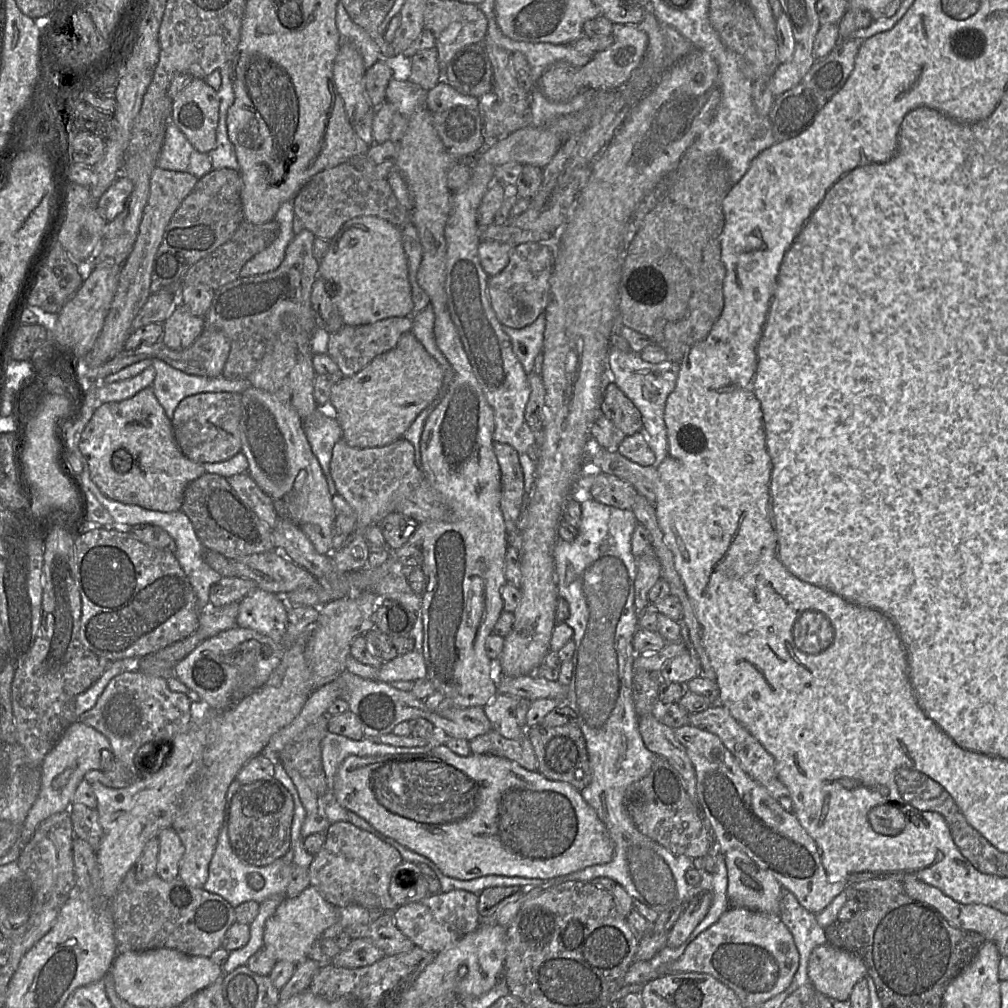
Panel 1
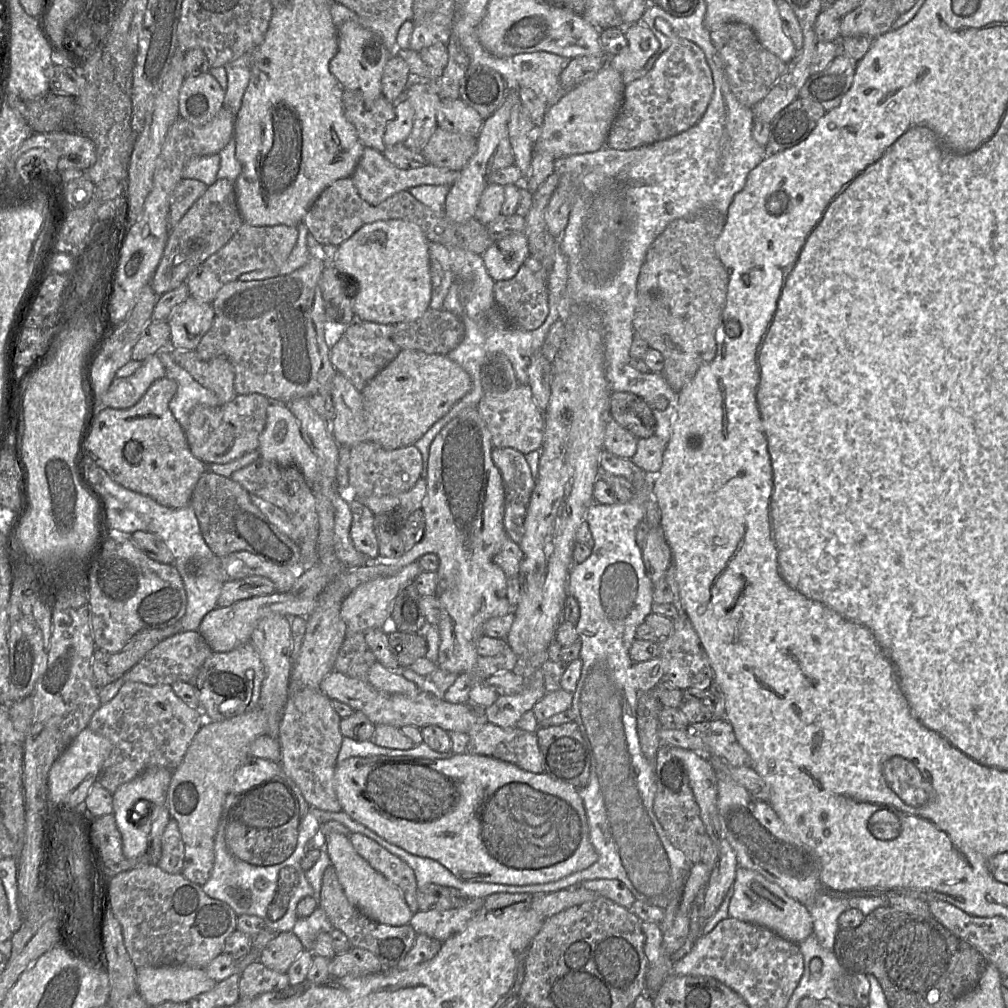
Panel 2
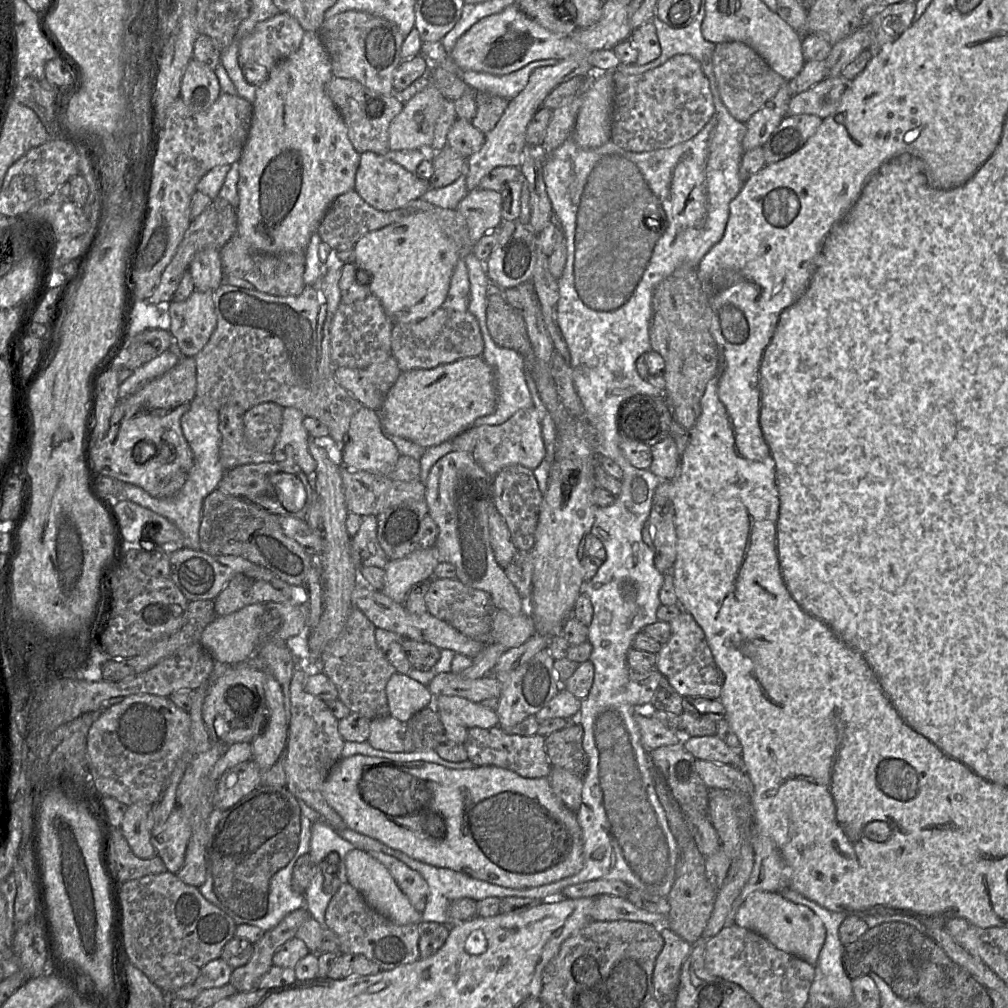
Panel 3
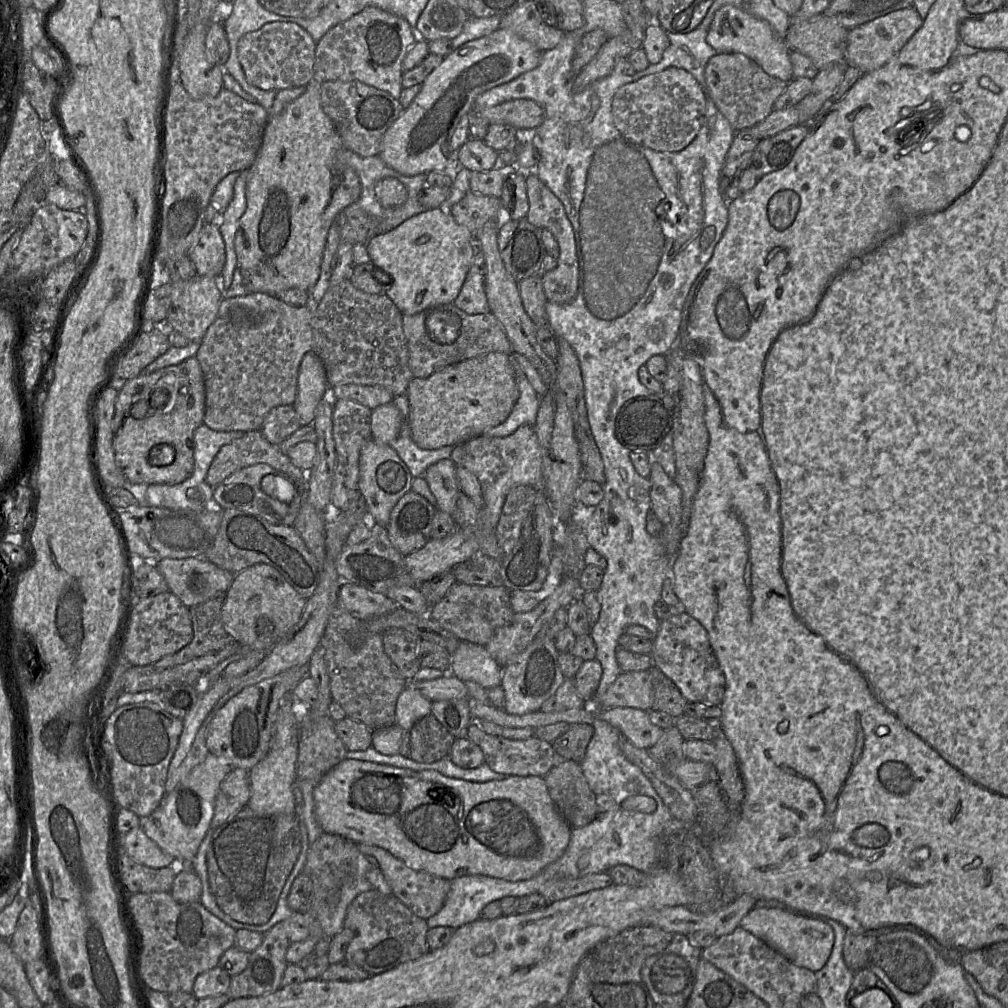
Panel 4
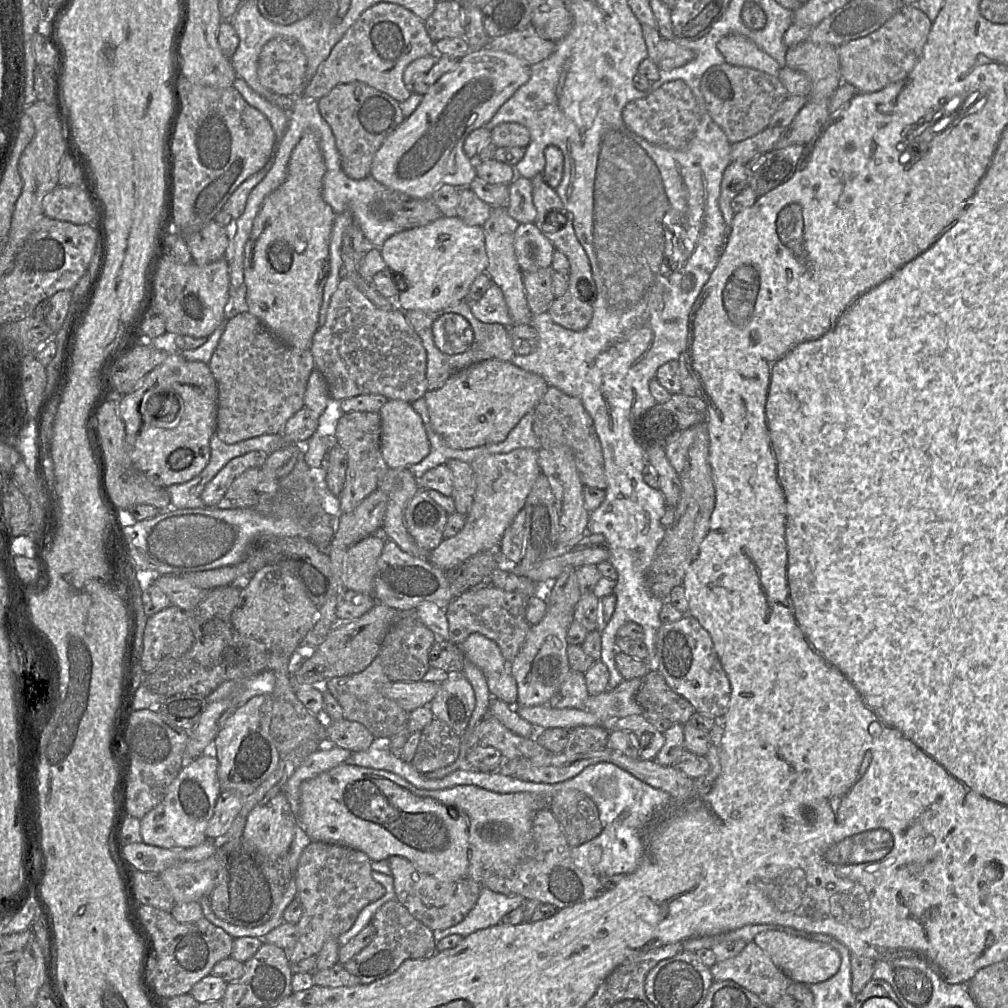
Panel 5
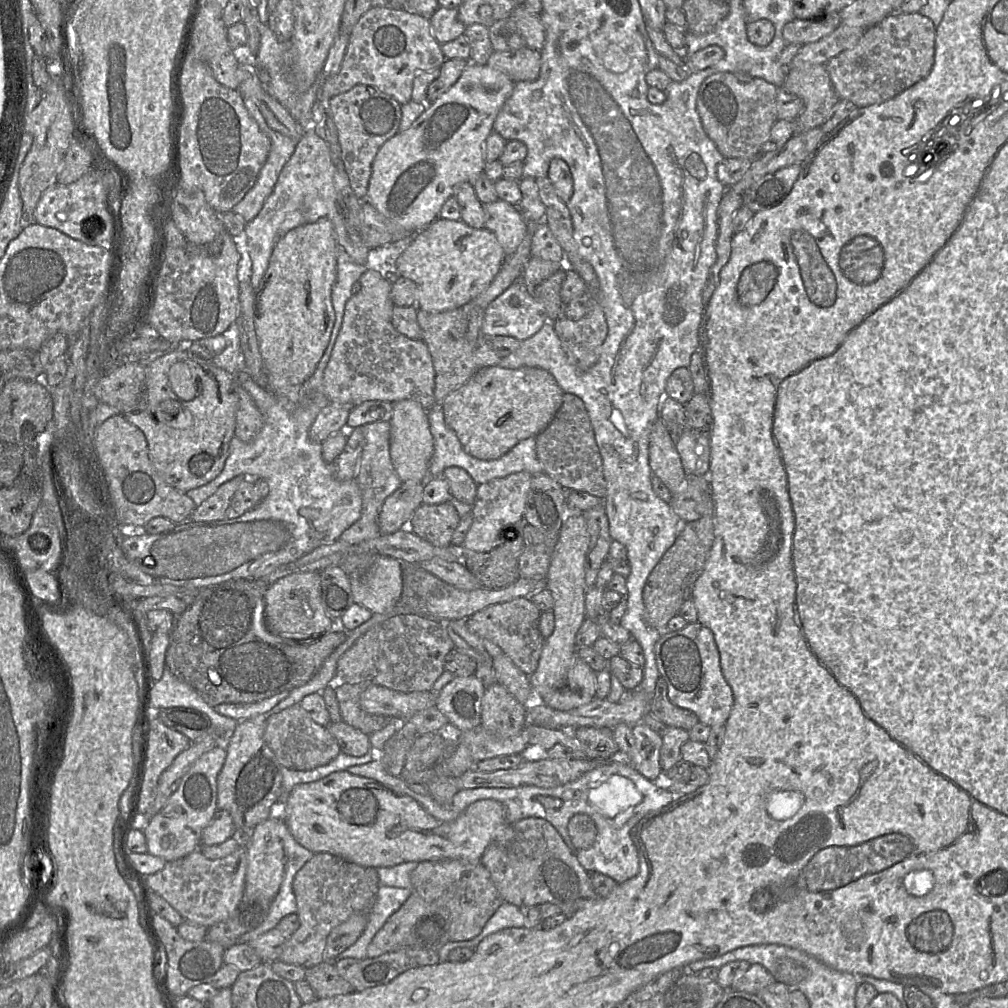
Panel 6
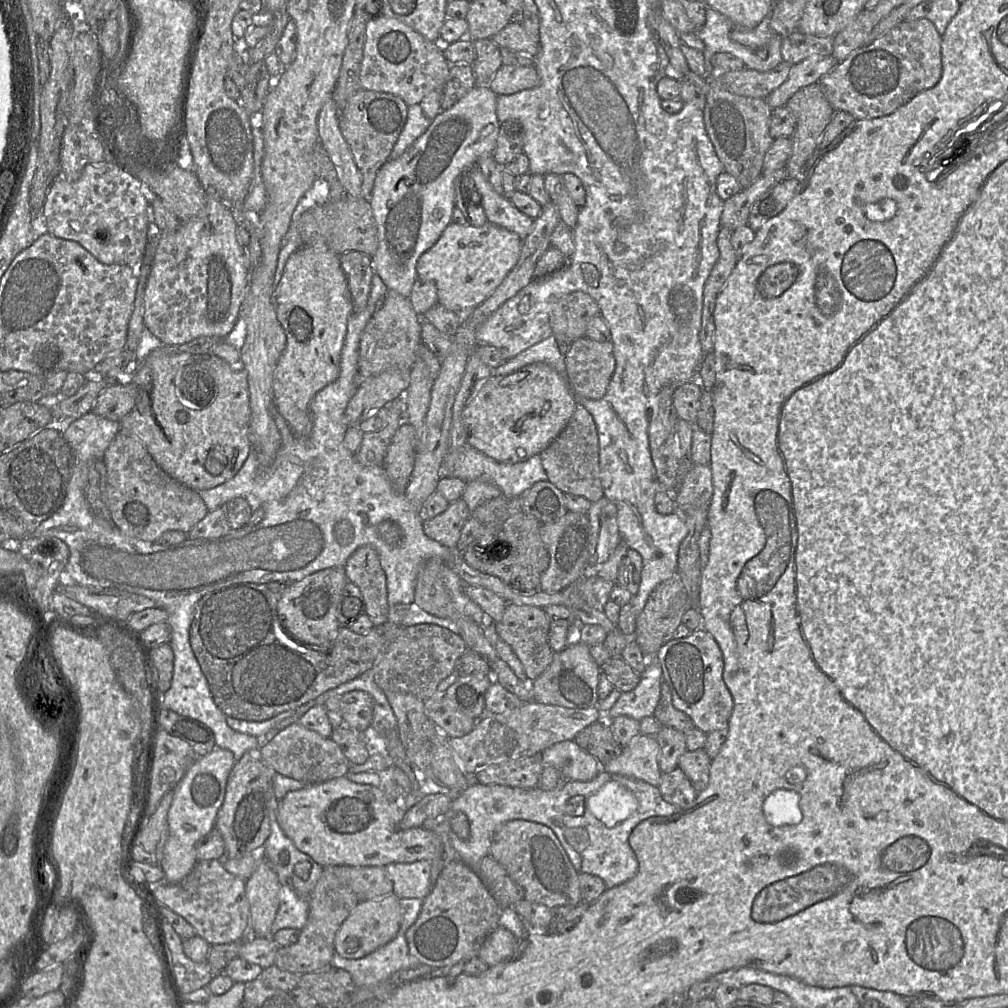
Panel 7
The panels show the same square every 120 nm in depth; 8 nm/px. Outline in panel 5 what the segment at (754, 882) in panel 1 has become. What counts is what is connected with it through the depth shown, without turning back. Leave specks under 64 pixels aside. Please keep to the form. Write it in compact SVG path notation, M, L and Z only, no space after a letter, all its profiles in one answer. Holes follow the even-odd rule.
M779 930L760 932L755 936L754 942L795 983L810 985L826 981L834 976L840 967L838 951L824 942L793 936Z

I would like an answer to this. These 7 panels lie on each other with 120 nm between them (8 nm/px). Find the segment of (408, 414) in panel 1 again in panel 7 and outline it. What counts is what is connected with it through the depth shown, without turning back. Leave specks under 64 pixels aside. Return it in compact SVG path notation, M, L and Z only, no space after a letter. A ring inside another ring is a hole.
M533 363L508 375L491 375L463 411L467 443L498 462L513 464L540 455L571 419L577 399L566 377L545 363Z

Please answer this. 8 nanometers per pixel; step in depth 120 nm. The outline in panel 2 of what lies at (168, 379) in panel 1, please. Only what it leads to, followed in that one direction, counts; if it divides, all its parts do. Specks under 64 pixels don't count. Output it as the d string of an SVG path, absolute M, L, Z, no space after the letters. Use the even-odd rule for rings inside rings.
M172 345L163 346L158 355L164 368L165 377L177 383L177 392L169 402L169 408L183 430L187 427L191 410L197 405L216 407L220 404L217 396L197 382L185 369L171 357Z

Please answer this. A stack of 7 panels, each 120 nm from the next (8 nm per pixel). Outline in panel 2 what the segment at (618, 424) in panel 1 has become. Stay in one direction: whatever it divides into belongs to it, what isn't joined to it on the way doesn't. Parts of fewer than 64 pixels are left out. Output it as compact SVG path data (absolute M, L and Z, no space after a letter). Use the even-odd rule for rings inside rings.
M611 392L610 417L637 439L655 435L656 421L647 403L630 392Z

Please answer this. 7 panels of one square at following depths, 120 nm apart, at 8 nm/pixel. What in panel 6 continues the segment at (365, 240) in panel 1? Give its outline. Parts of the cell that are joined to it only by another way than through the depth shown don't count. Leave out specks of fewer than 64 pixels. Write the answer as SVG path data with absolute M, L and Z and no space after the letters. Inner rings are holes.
M438 217L410 237L406 249L394 263L394 271L416 283L418 309L446 311L460 308L482 294L505 258L502 246L490 230L471 227L462 219Z

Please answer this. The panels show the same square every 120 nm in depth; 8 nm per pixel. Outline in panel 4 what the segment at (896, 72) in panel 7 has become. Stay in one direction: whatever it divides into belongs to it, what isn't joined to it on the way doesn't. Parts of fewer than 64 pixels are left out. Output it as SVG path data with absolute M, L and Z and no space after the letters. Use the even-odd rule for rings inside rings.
M914 6L893 11L850 30L845 62L864 73L875 71L894 59L911 37L921 28L924 20Z

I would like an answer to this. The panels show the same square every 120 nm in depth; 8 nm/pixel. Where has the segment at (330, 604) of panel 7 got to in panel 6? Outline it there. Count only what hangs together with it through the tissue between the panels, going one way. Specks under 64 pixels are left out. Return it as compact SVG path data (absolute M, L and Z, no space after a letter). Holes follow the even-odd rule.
M320 571L294 572L270 584L265 594L265 621L268 629L285 643L316 639L331 632L332 618L325 612L320 597Z

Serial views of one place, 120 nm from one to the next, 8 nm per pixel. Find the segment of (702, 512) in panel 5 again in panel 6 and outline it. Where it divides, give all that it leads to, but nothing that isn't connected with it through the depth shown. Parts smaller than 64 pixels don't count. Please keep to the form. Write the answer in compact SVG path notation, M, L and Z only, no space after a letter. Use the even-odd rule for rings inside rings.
M713 514L682 523L675 542L653 568L643 589L644 619L649 626L666 629L669 620L679 614L683 603L691 599L694 584L704 569L713 541Z

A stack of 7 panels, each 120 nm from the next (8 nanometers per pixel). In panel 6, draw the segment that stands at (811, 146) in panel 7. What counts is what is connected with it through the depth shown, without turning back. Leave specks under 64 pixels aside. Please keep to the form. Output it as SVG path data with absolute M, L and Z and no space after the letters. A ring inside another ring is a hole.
M822 64L789 66L784 88L803 102L802 113L795 121L795 134L822 127L840 100Z

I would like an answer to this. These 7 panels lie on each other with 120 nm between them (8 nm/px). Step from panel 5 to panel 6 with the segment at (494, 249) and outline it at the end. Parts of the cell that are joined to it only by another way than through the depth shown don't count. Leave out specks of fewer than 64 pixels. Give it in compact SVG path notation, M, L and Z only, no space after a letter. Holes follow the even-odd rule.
M498 198L483 204L484 228L493 232L507 256L512 255L528 231L528 222L517 206Z

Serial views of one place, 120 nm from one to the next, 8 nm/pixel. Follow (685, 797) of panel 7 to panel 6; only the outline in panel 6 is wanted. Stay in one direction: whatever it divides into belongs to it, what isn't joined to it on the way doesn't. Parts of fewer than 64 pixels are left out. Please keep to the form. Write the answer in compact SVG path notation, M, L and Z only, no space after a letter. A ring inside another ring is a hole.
M684 760L659 775L660 787L675 796L690 794L704 786L709 779L709 771Z

